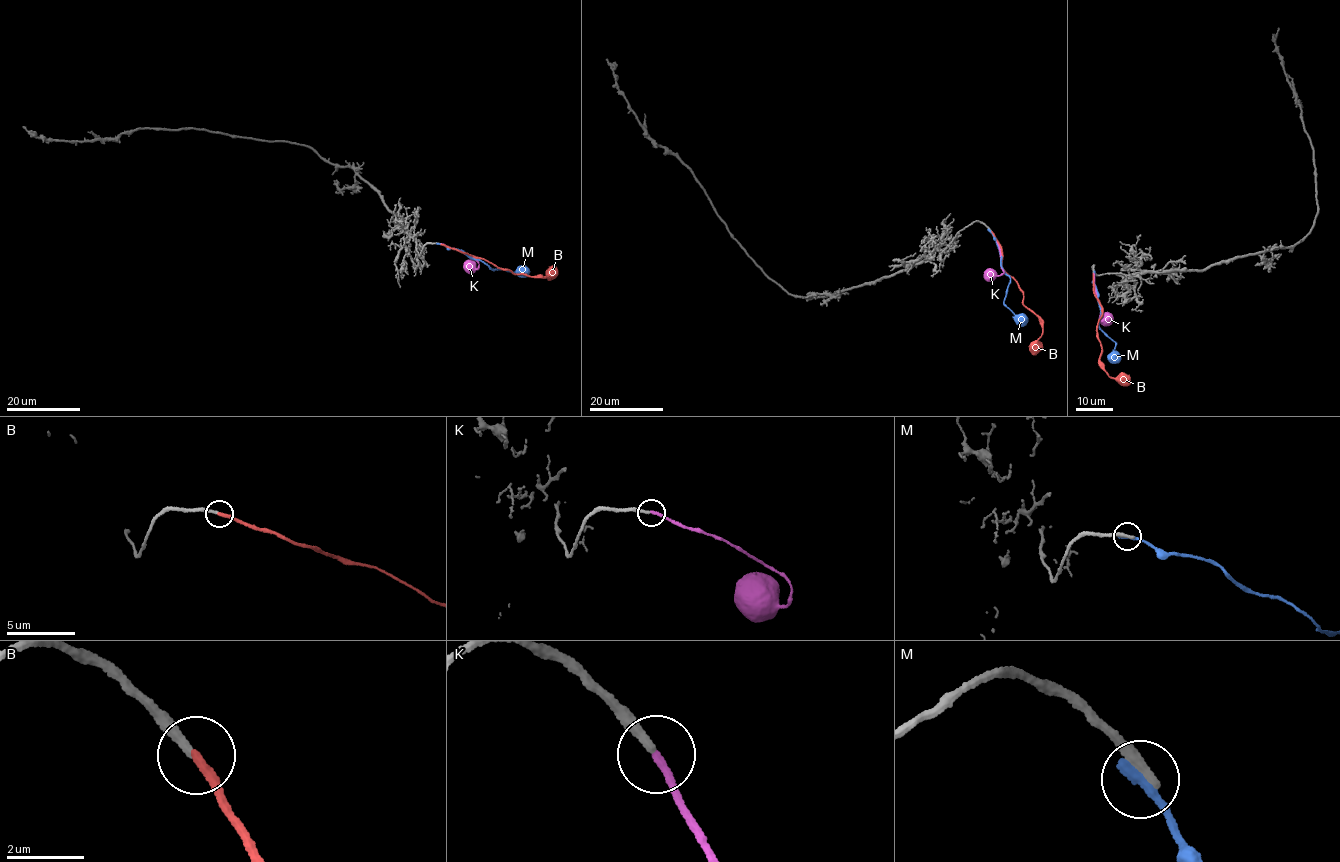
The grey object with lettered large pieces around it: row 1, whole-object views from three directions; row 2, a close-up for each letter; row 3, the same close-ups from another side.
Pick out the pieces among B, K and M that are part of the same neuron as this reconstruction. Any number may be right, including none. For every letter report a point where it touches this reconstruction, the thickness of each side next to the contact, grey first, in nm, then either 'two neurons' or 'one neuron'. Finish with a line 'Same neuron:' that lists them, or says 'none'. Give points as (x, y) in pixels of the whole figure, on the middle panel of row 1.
B: contact (992, 231); calibres 240 and 240 nm; one neuron
K: contact (992, 232); calibres 240 and 200 nm; two neurons
M: contact (990, 231); calibres 320 and 320 nm; two neurons
Same neuron: B

